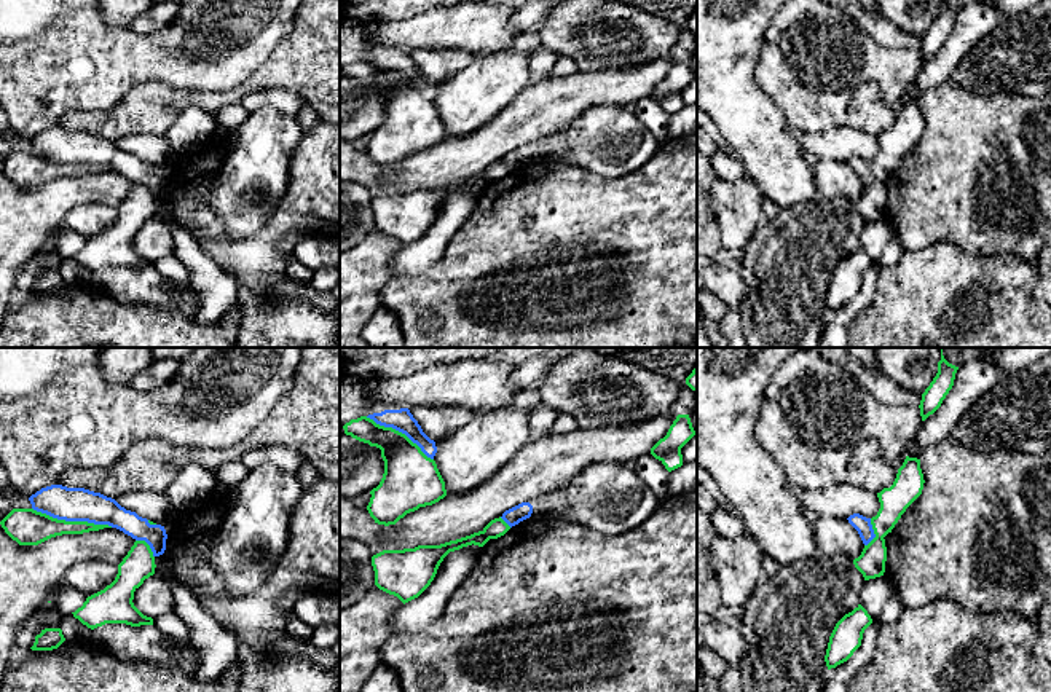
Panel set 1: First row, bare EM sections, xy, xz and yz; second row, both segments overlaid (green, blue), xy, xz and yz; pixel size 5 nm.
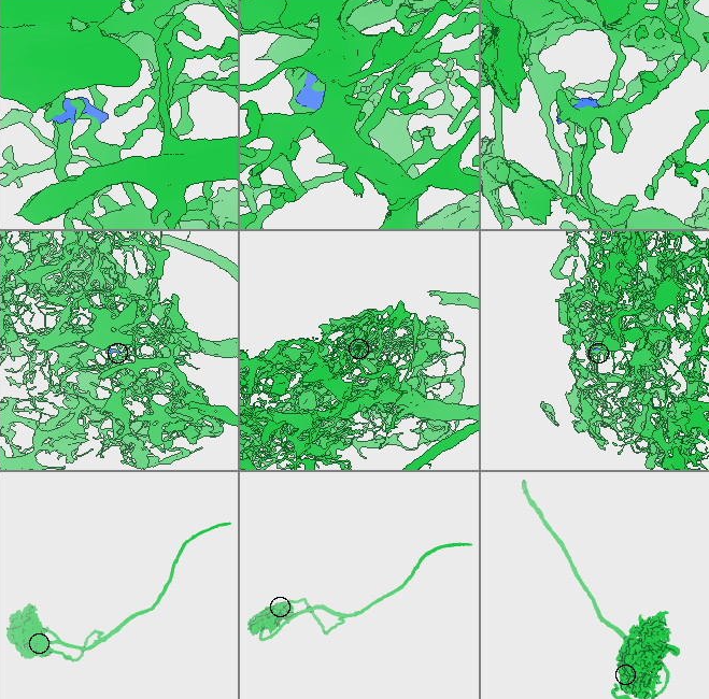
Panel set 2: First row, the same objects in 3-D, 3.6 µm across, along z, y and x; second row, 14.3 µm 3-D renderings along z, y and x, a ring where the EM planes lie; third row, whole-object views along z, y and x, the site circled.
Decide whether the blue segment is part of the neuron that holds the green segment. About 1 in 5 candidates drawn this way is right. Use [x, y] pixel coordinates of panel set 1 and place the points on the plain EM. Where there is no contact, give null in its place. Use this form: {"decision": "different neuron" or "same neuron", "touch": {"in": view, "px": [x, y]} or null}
{"decision": "different neuron", "touch": {"in": "xy", "px": [72, 165]}}

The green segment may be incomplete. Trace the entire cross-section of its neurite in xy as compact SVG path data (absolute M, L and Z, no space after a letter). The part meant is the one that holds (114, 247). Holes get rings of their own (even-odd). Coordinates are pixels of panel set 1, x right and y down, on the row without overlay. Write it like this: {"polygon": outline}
{"polygon": "M136 183L118 207L115 223L104 233L86 241L73 257L83 268L94 273L105 266L126 266L131 269L153 268L132 246L134 234L145 222L155 217L155 199L145 183Z"}

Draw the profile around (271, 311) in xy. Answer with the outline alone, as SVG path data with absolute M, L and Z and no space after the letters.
M285 273L254 274L238 281L238 301L231 316L222 316L214 324L196 324L177 308L123 305L93 284L64 284L53 293L29 293L16 308L8 308L0 327L0 348L340 348L340 306L330 292L321 292L311 284L300 284Z

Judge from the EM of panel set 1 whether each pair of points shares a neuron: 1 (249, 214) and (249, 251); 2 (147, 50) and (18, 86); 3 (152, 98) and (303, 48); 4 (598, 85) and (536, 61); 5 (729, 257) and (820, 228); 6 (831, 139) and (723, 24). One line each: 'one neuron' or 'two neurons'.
1: two neurons
2: one neuron
3: one neuron
4: two neurons
5: one neuron
6: two neurons

